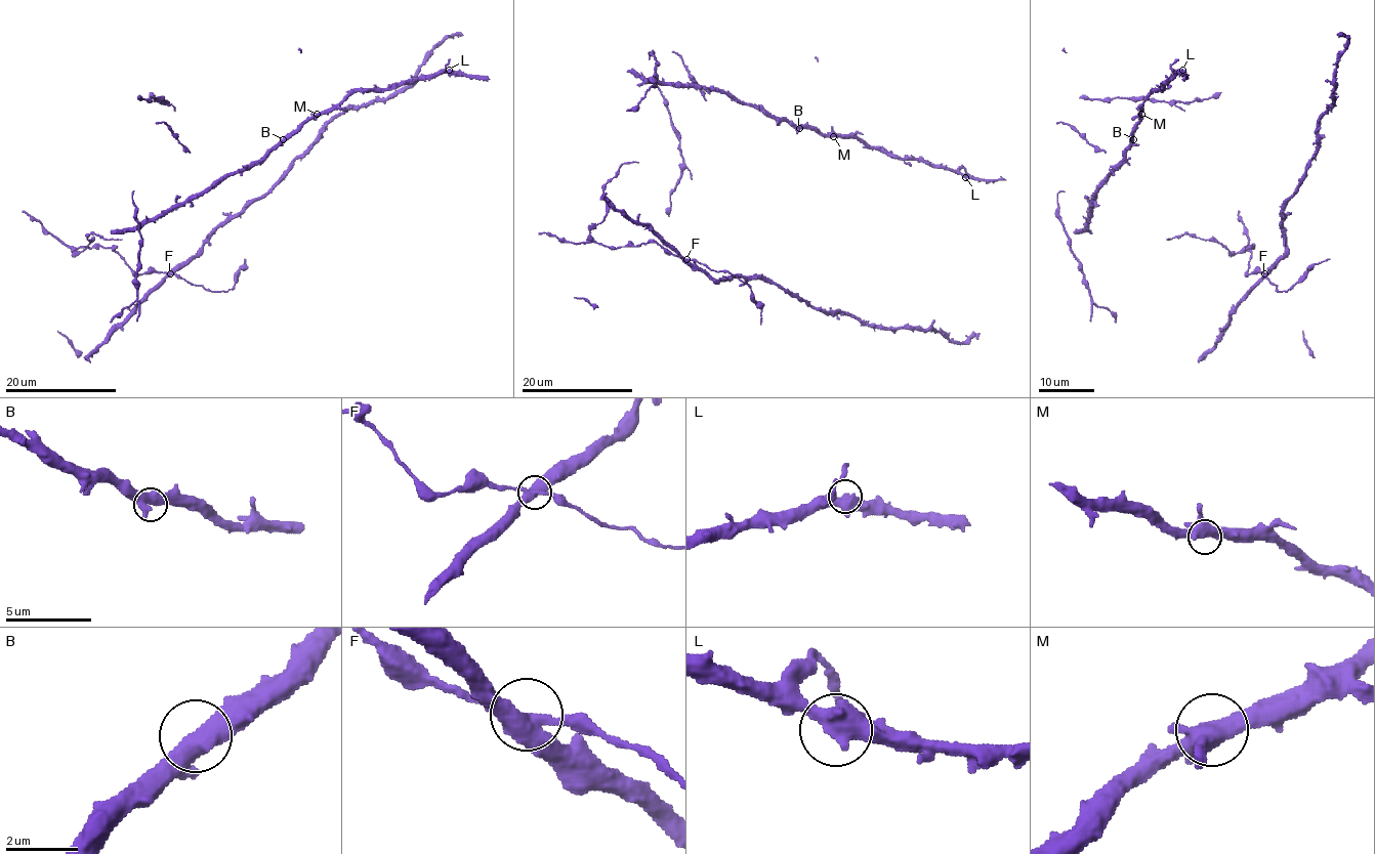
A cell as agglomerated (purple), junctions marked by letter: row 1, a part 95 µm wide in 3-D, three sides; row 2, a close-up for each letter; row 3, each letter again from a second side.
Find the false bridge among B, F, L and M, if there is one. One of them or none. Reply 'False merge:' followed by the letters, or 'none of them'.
False merge: none of them

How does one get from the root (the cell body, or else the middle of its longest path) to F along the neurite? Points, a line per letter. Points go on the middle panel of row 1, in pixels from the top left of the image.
F: (606, 201), (606, 217), (589, 233), (597, 243), (621, 248), (656, 242), (686, 258)

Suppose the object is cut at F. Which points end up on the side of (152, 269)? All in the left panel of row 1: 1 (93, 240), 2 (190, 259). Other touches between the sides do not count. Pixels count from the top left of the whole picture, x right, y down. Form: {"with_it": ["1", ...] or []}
{"with_it": ["1"]}

